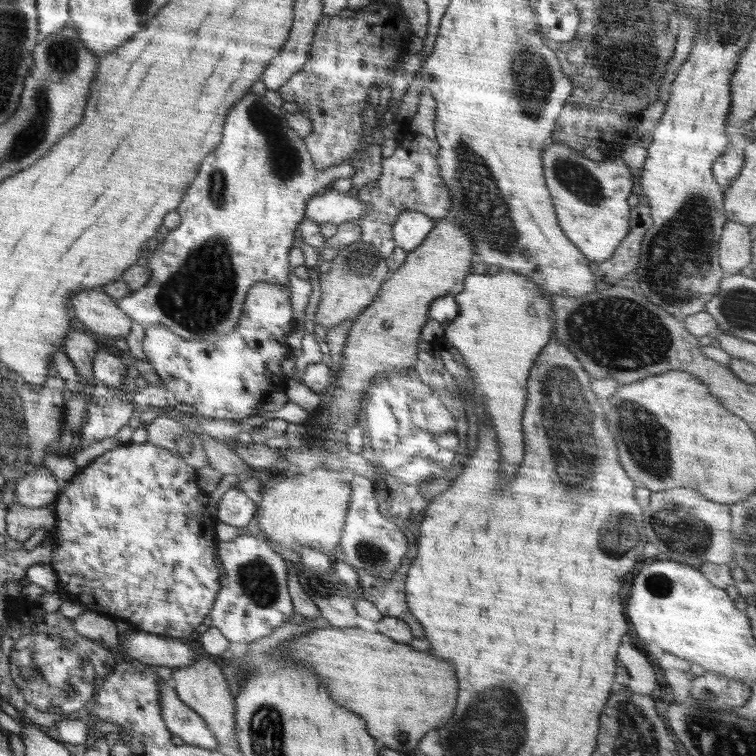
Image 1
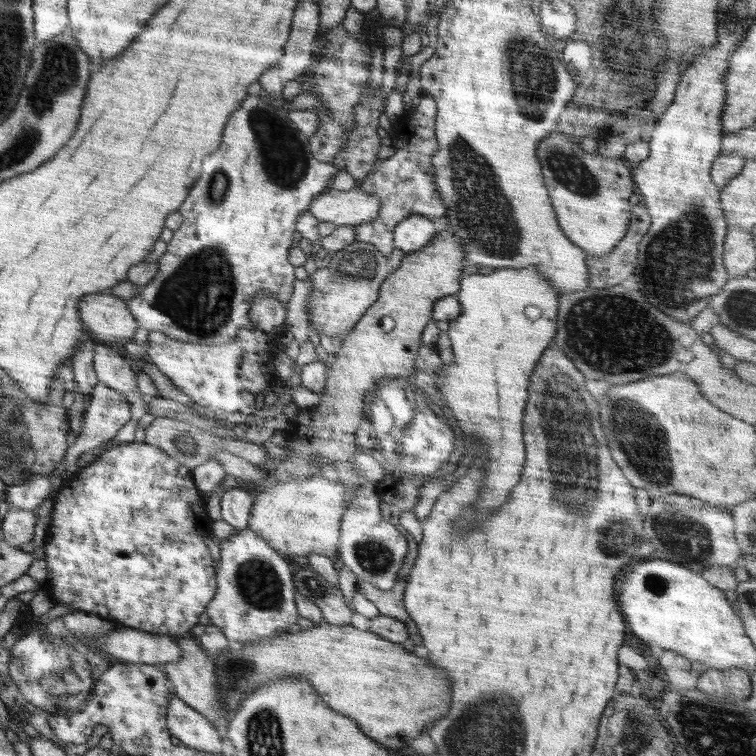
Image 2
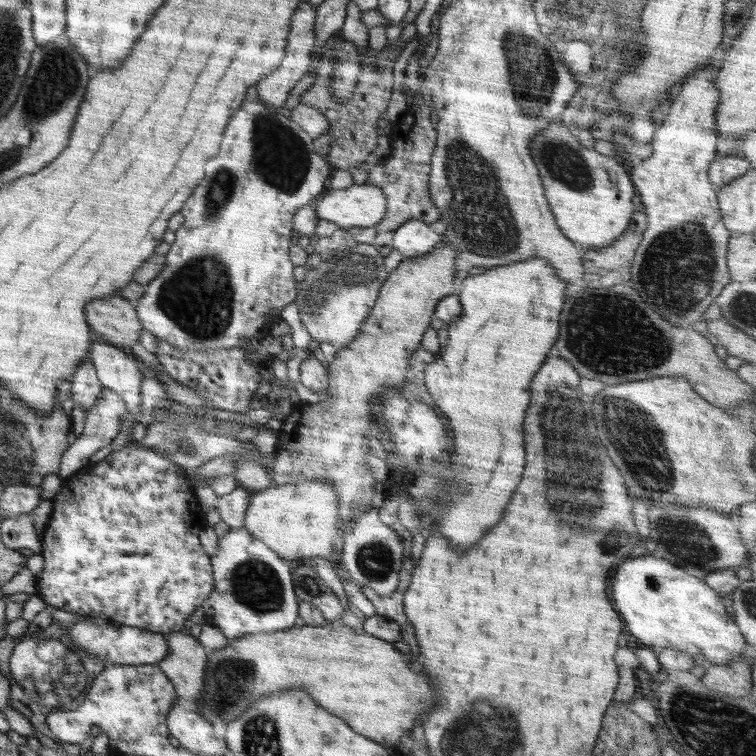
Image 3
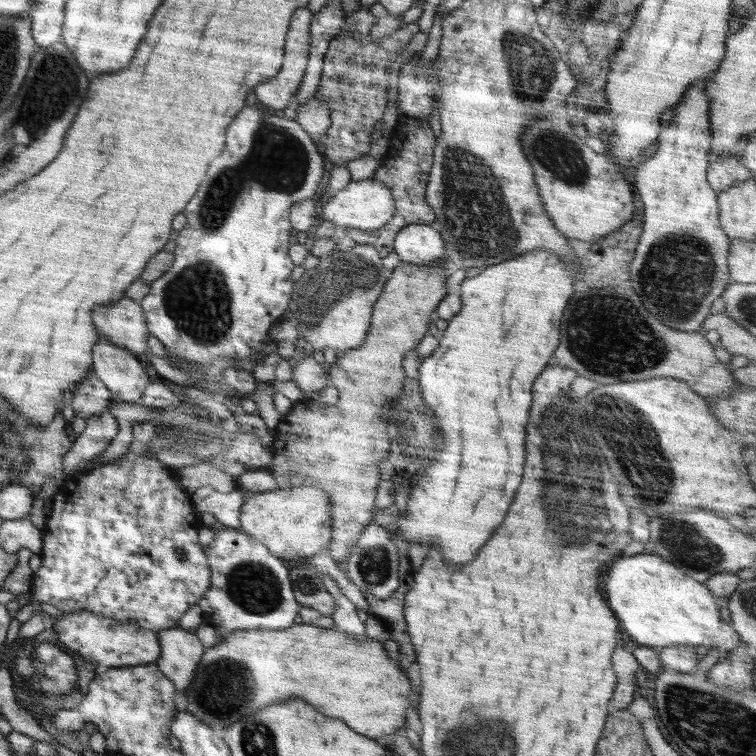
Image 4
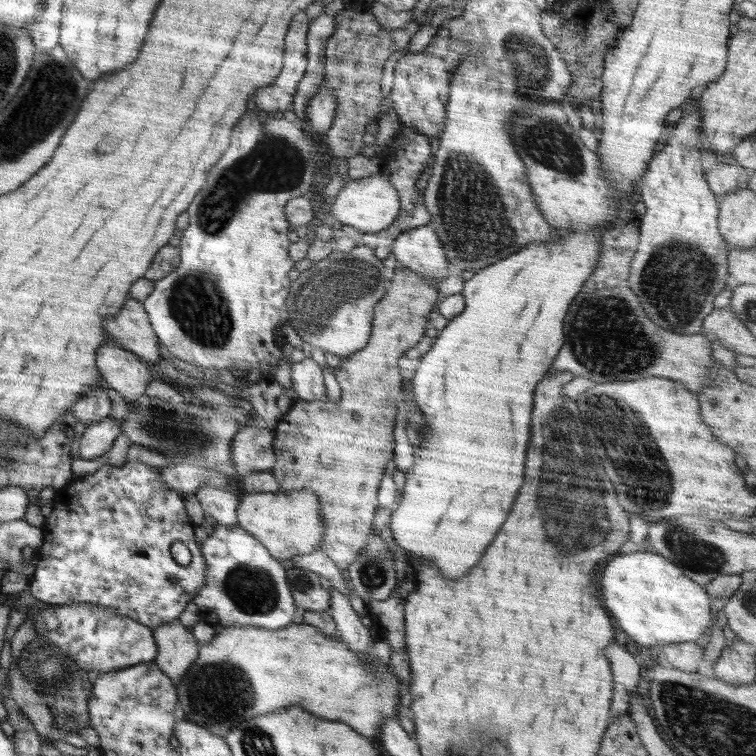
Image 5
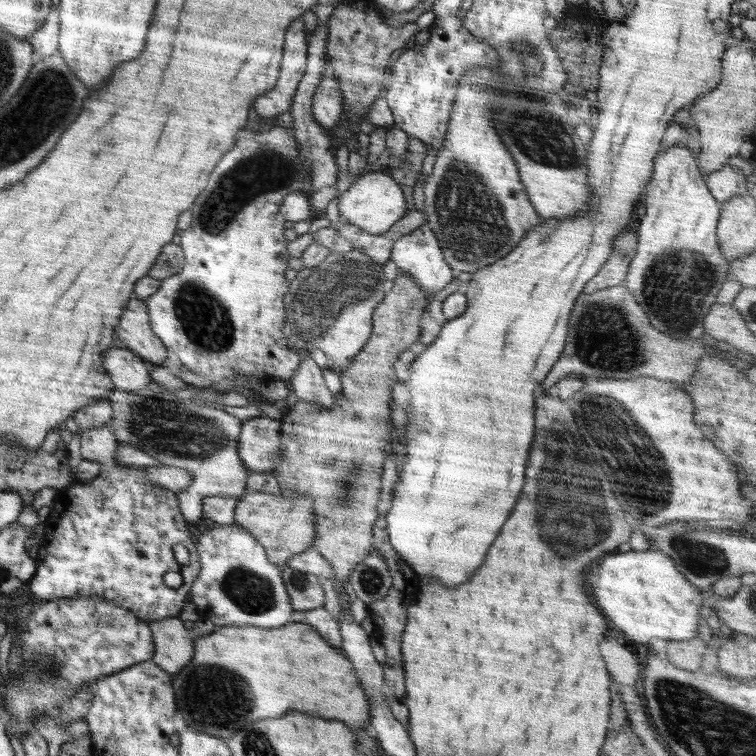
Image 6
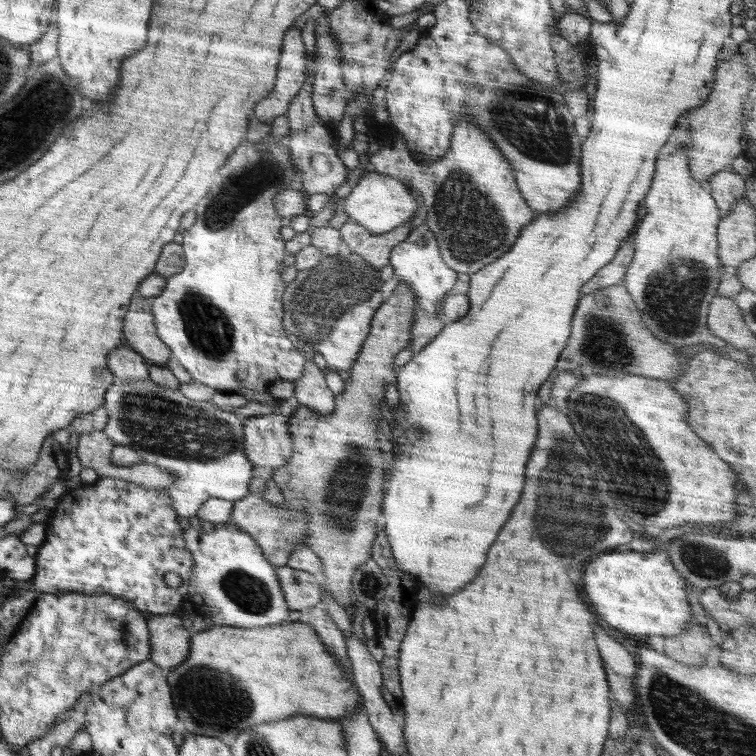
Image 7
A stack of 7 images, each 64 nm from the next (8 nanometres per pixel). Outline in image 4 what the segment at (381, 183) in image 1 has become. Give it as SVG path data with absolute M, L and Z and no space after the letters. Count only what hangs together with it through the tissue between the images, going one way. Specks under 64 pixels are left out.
M402 118L400 122L402 124L398 124L398 126L402 126L406 139L394 140L394 132L392 132L388 154L382 159L372 177L372 179L382 181L386 187L390 188L390 193L394 197L394 216L378 229L360 230L350 227L340 232L342 236L353 239L356 244L365 242L373 246L378 251L380 258L386 258L390 252L393 252L393 241L402 228L406 228L408 224L430 225L436 219L434 210L426 202L426 187L433 165L436 137L429 123L424 120Z

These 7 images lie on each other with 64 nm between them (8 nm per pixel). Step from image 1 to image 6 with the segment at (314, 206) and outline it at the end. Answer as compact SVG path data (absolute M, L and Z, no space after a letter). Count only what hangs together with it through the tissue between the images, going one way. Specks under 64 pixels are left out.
M380 170L354 178L351 186L338 196L337 205L342 222L350 222L369 234L386 233L406 214L402 187L394 177Z

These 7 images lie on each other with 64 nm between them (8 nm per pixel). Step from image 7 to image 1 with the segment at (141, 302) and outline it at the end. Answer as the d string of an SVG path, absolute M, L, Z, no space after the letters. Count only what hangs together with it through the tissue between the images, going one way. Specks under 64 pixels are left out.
M100 289L84 292L70 300L70 310L74 312L79 325L95 337L105 336L109 339L125 338L130 334L132 319L120 310L118 303Z

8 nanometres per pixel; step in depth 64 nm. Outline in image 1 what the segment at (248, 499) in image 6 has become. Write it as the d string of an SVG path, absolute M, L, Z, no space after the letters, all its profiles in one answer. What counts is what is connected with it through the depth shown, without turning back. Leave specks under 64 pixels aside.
M316 468L307 474L294 475L288 479L276 479L262 492L262 500L257 504L254 518L258 520L258 528L262 536L270 538L276 546L296 551L302 548L316 548L331 557L338 555L338 546L342 538L342 527L346 521L346 512L351 502L351 484L349 476L342 472L331 471L326 468Z

